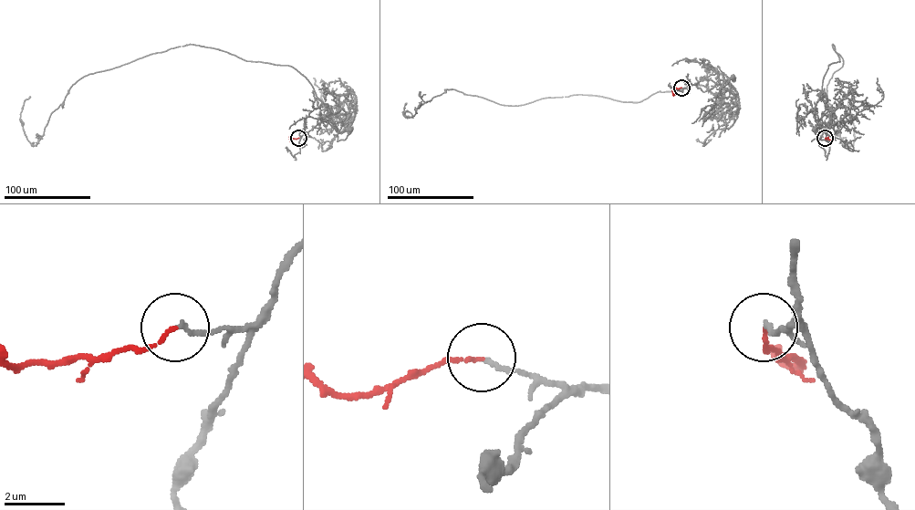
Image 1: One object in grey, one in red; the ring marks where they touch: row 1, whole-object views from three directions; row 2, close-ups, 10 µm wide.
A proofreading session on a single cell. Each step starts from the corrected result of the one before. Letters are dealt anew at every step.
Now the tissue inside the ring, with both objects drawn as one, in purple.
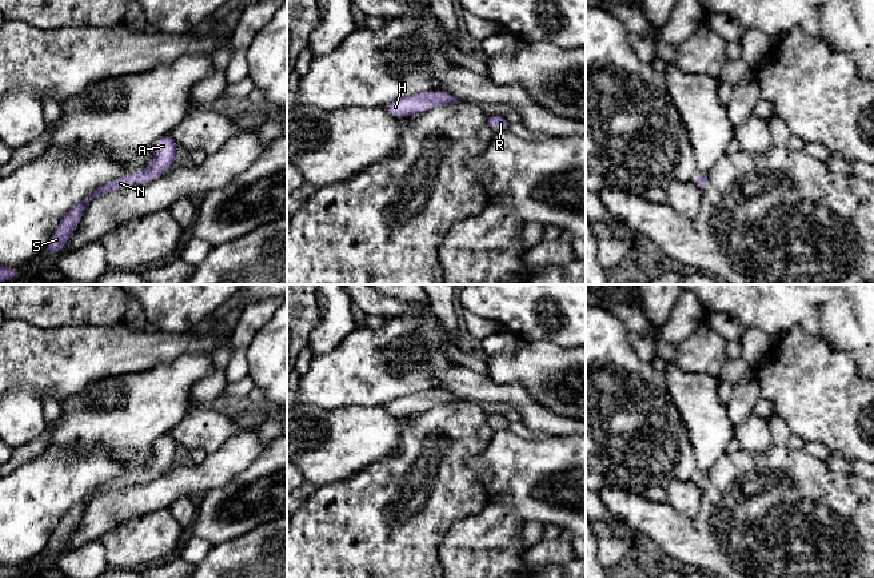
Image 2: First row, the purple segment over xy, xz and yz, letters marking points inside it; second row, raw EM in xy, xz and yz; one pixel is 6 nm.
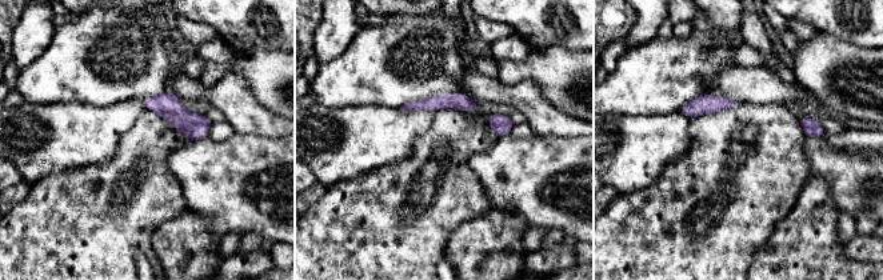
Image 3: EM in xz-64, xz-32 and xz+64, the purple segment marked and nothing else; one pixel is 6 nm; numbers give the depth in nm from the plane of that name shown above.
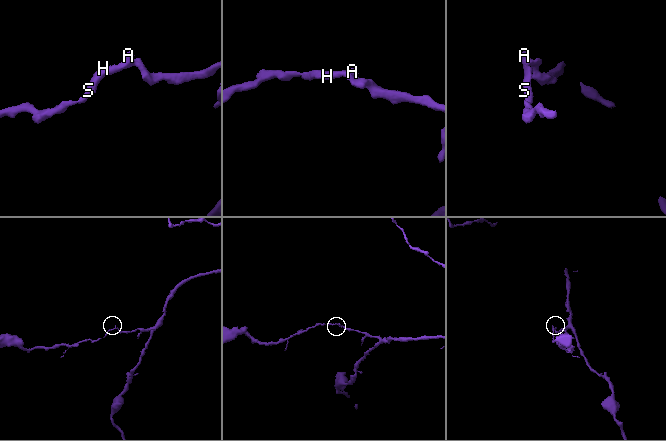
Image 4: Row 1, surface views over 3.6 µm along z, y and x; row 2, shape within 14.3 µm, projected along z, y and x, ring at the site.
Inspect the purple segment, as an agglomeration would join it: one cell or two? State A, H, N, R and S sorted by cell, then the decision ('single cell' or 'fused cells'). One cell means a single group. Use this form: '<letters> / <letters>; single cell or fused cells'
A H N R S; single cell

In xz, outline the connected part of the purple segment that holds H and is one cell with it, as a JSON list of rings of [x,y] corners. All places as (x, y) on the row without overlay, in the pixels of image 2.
[[[423,391],[395,399],[384,404],[384,408],[390,414],[404,416],[412,412],[423,412],[426,410],[430,410],[435,404],[458,403],[458,402],[460,400],[458,400],[446,391]]]

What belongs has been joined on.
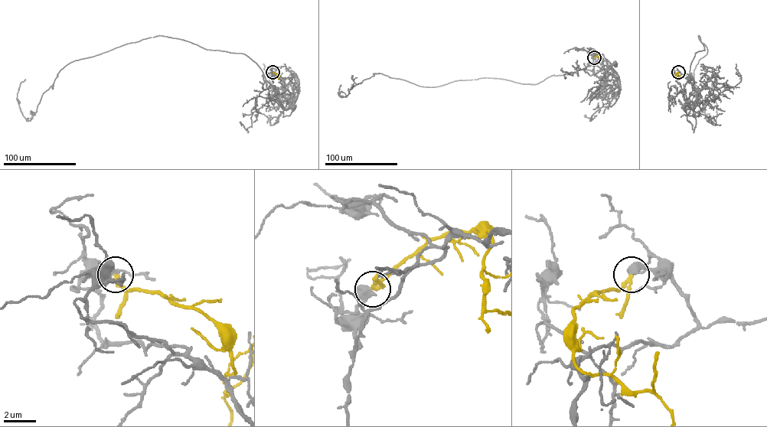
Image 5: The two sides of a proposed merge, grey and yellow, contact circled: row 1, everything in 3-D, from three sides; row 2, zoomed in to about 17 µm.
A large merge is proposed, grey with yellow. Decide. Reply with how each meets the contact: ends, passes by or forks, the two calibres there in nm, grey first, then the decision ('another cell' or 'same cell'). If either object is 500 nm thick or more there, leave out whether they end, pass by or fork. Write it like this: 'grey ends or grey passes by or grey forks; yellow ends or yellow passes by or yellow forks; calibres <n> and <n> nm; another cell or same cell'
calibres 550 and 200 nm; another cell

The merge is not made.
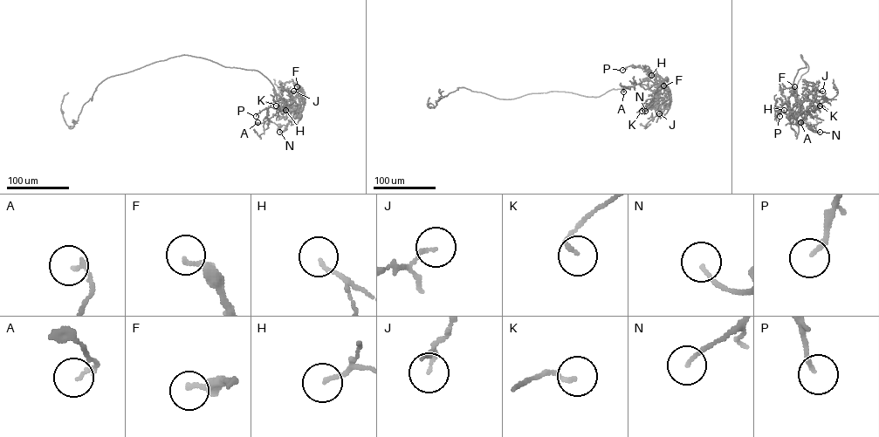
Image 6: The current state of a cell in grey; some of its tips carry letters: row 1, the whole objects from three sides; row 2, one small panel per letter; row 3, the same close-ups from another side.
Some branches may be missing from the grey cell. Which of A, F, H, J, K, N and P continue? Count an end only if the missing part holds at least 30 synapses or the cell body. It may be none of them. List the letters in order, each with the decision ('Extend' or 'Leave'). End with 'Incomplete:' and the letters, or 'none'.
A: Leave
F: Extend
H: Leave
J: Leave
K: Leave
N: Extend
P: Extend
Incomplete: F, N, P

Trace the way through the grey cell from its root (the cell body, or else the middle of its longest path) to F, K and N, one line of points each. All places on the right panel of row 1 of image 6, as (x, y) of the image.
F: (788, 116), (792, 123), (800, 124), (800, 121), (797, 119), (800, 103), (795, 99), (794, 86)
K: (788, 116), (792, 123), (800, 125), (800, 121), (797, 118), (800, 113), (806, 109), (814, 112), (820, 105)
N: (788, 116), (793, 124), (800, 125), (800, 120), (820, 132)

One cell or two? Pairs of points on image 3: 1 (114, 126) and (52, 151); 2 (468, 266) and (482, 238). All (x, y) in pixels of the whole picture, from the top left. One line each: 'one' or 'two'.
1: one
2: one

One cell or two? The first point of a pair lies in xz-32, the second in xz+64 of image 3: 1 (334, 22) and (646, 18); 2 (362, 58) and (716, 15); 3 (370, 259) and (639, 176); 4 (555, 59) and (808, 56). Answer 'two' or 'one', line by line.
1: one
2: two
3: two
4: one

